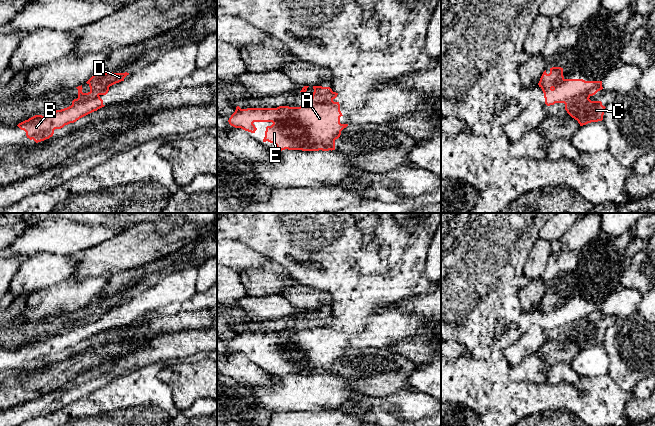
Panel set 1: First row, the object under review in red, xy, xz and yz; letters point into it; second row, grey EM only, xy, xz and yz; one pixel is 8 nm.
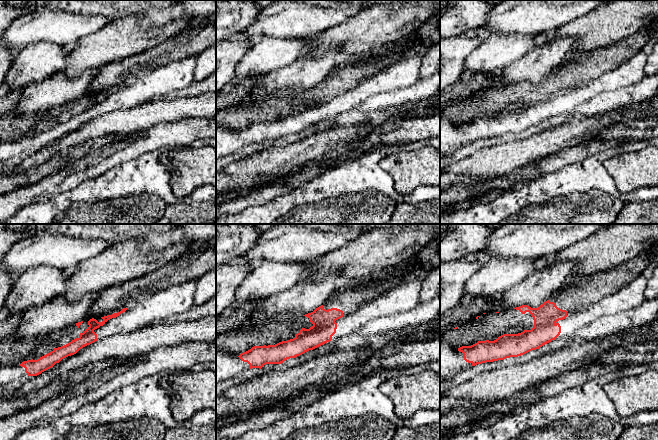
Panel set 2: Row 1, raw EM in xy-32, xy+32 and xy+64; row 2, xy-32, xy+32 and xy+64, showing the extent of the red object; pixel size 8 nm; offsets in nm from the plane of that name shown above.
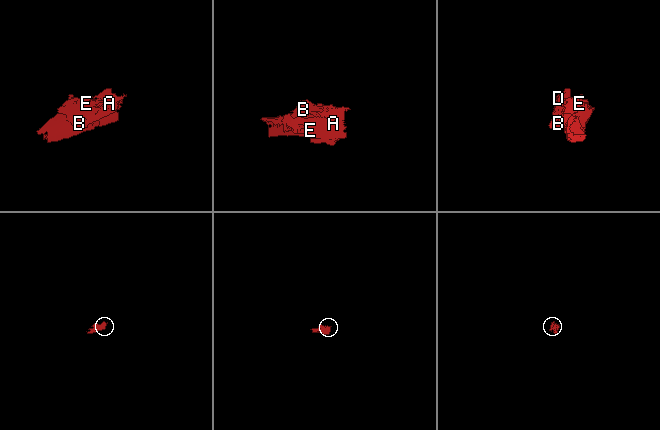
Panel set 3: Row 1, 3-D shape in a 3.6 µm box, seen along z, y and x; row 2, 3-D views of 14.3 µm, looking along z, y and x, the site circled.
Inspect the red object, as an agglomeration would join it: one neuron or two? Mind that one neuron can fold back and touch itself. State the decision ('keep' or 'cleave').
cleave

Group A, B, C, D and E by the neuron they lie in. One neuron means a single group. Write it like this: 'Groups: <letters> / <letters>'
Groups: A B C E / D

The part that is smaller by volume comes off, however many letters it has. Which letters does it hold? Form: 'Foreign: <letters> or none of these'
Foreign: D

